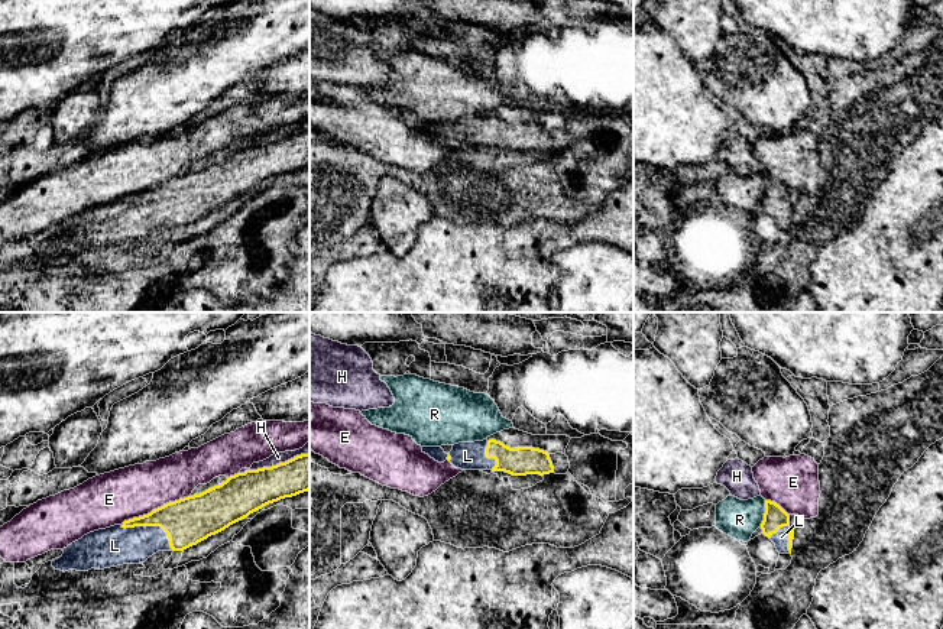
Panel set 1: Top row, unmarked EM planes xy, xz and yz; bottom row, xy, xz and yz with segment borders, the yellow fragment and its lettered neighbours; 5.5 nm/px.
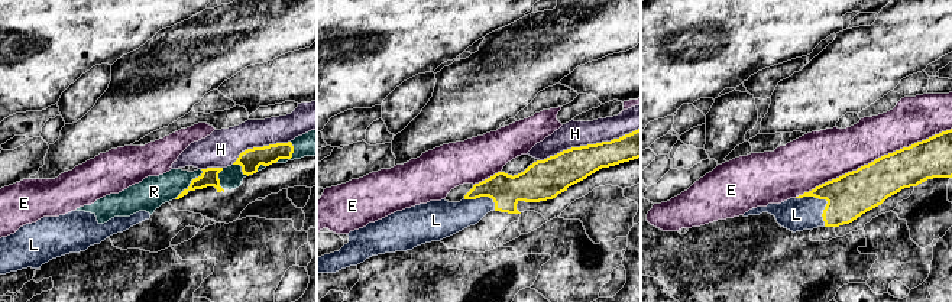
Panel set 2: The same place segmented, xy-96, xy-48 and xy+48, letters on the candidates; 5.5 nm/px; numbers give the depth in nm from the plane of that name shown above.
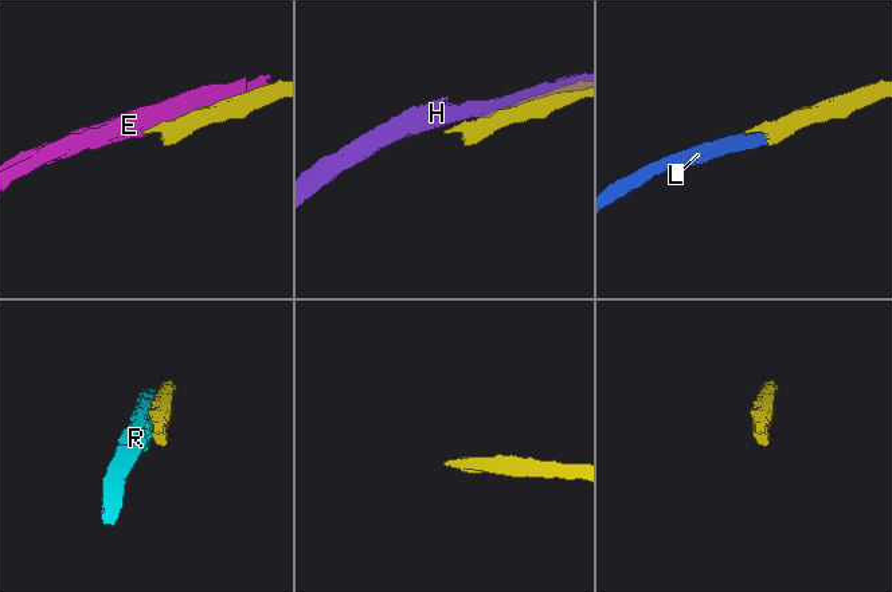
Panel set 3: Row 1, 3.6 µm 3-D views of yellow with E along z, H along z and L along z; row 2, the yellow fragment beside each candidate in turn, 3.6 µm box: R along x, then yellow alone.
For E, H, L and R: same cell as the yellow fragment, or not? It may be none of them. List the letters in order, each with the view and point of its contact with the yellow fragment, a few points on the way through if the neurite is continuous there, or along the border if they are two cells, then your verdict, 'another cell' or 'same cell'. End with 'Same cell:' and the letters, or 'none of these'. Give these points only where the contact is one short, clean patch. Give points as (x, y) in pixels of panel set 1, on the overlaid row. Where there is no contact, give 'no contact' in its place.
E: xy (155, 509) | another cell
H: xy (274, 466) | another cell
L: xy (152, 525) | across xy (188, 521), (178, 525), (152, 525), (133, 542), (114, 545) | same cell
R: yz (764, 514) | another cell
Same cell: L

